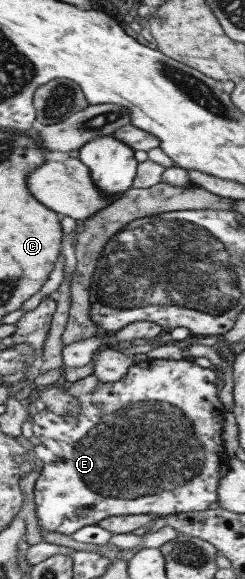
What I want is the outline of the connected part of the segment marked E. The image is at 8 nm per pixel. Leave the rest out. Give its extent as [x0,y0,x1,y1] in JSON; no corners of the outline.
[29,358,228,536]

